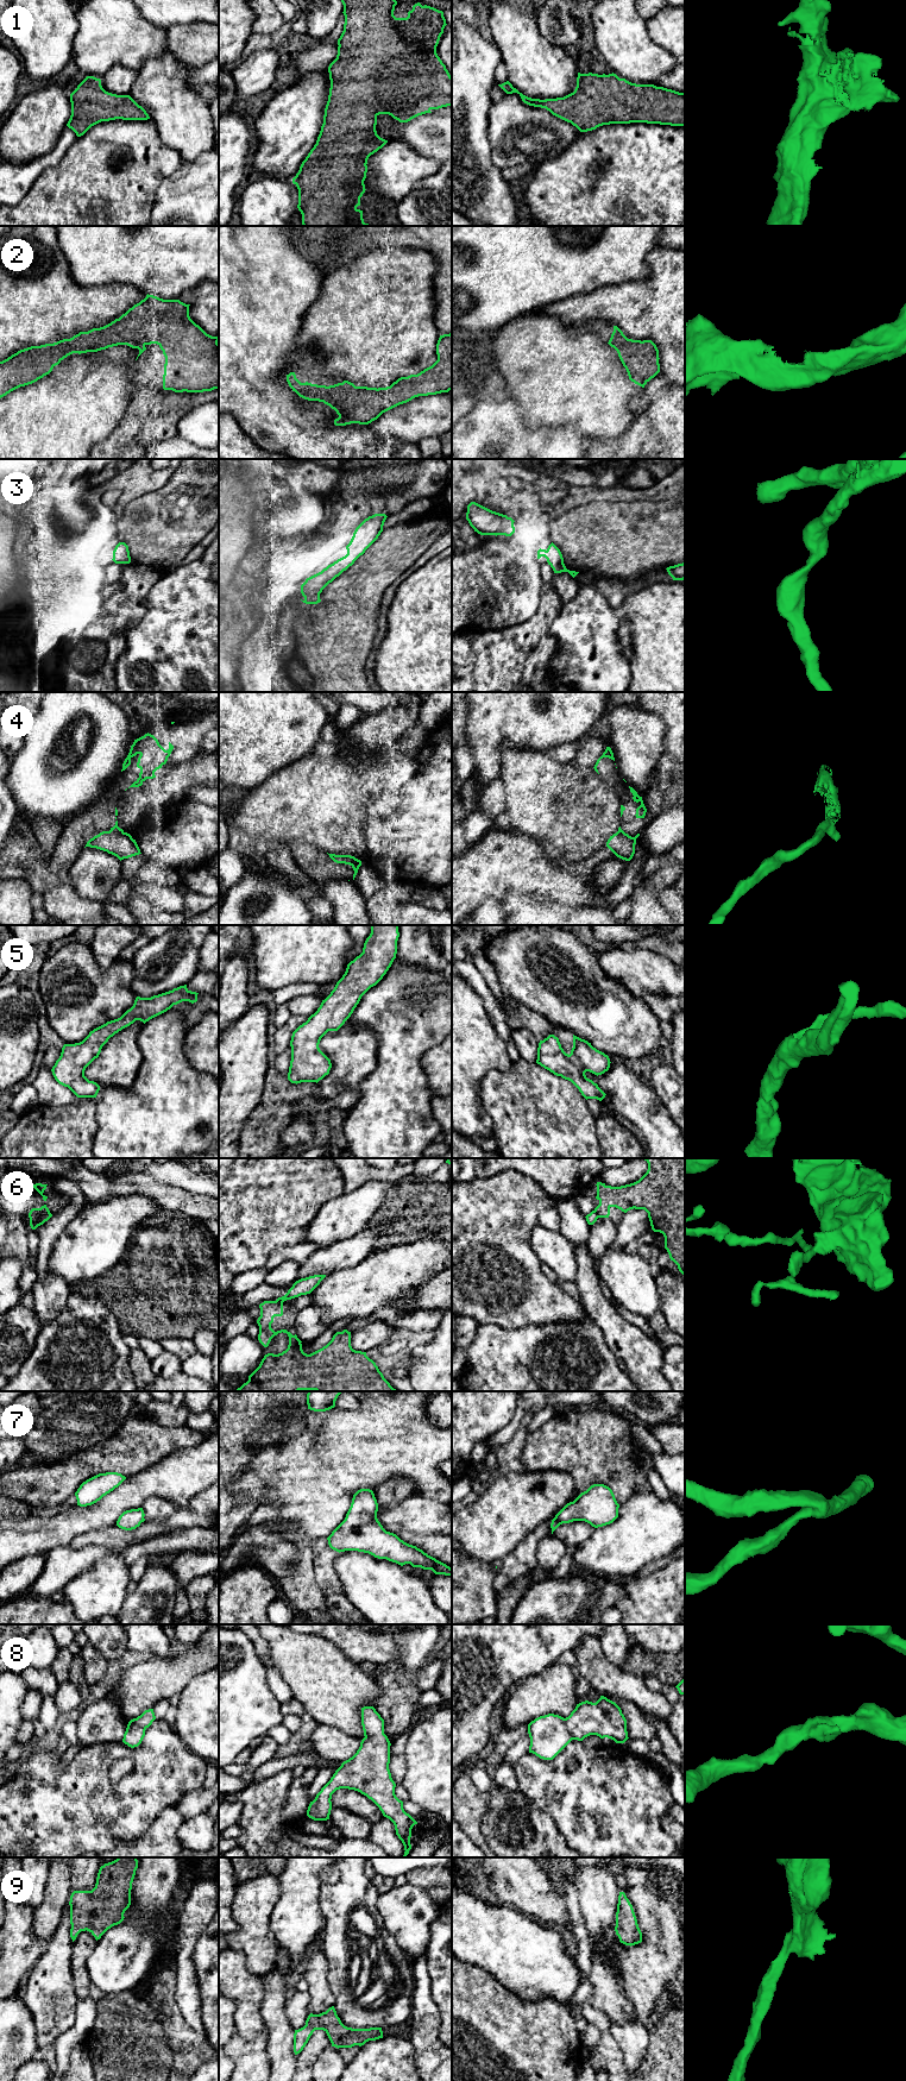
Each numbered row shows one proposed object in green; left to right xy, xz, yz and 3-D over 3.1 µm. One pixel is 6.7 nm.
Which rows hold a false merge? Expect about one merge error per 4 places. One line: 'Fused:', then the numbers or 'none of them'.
Fused: 4, 6

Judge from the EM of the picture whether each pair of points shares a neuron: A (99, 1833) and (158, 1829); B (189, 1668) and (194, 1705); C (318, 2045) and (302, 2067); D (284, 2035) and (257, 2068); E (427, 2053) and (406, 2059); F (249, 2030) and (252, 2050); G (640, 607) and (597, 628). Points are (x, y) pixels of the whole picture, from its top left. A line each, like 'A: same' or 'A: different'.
A: different
B: different
C: same
D: different
E: different
F: different
G: different

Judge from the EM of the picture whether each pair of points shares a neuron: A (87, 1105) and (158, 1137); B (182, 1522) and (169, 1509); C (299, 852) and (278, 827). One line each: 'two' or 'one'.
A: two
B: two
C: two

